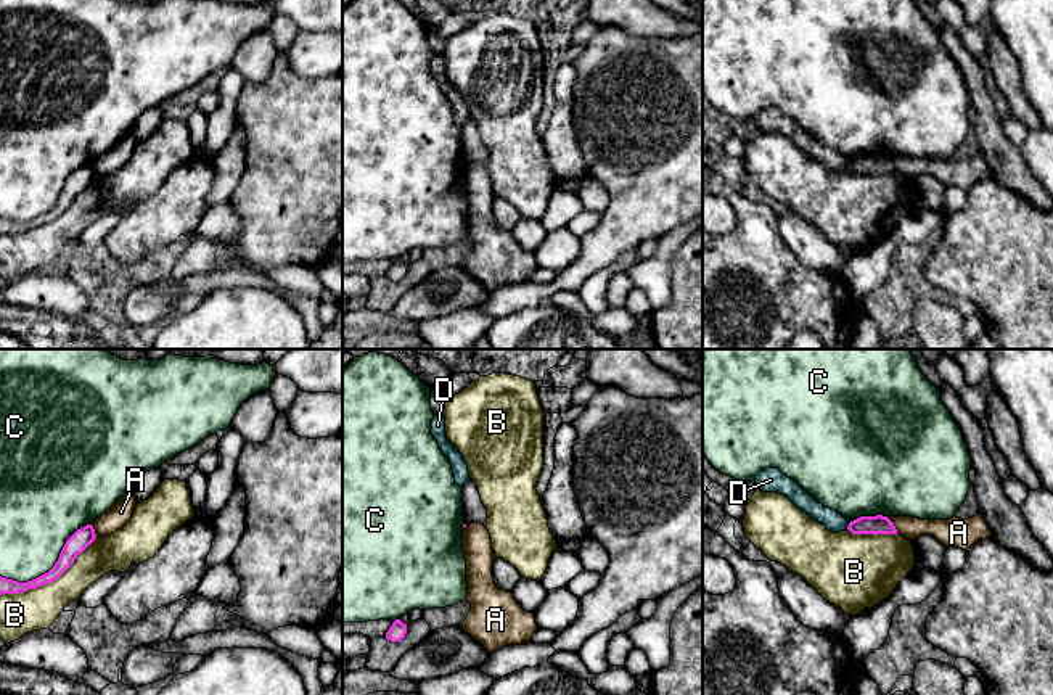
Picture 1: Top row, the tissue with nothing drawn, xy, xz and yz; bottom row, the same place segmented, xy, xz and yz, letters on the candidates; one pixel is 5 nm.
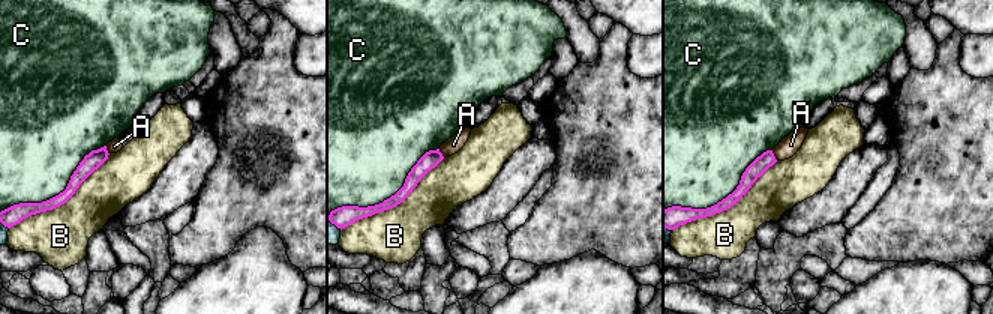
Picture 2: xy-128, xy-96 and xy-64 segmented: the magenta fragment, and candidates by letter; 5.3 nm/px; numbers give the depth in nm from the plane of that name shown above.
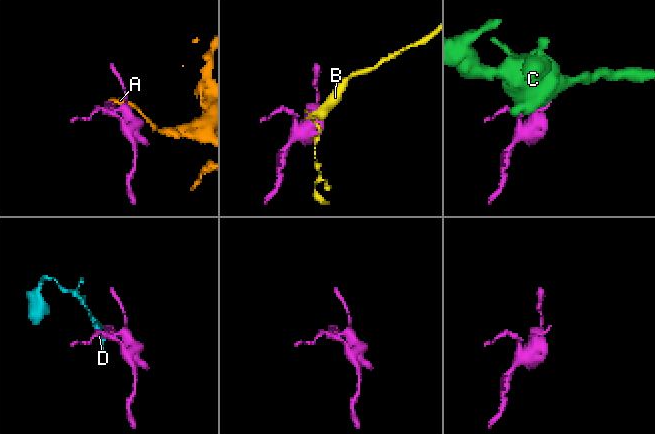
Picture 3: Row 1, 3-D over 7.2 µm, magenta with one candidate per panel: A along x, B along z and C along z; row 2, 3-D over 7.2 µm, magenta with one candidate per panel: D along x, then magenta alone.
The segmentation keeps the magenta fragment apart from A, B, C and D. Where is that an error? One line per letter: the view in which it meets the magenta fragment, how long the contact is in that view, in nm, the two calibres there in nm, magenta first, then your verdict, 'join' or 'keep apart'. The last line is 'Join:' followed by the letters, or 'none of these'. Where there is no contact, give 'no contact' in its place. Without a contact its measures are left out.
A: contact in yz; length 90 nm; calibres 100 and 110 nm; keep apart
B: contact in xy; length 550 nm; calibres 100 and 200 nm; keep apart
C: contact in xy; length 550 nm; calibres 100 and 360 nm; keep apart
D: contact in yz; length 40 nm; calibres 100 and 100 nm; keep apart
Join: none of these

